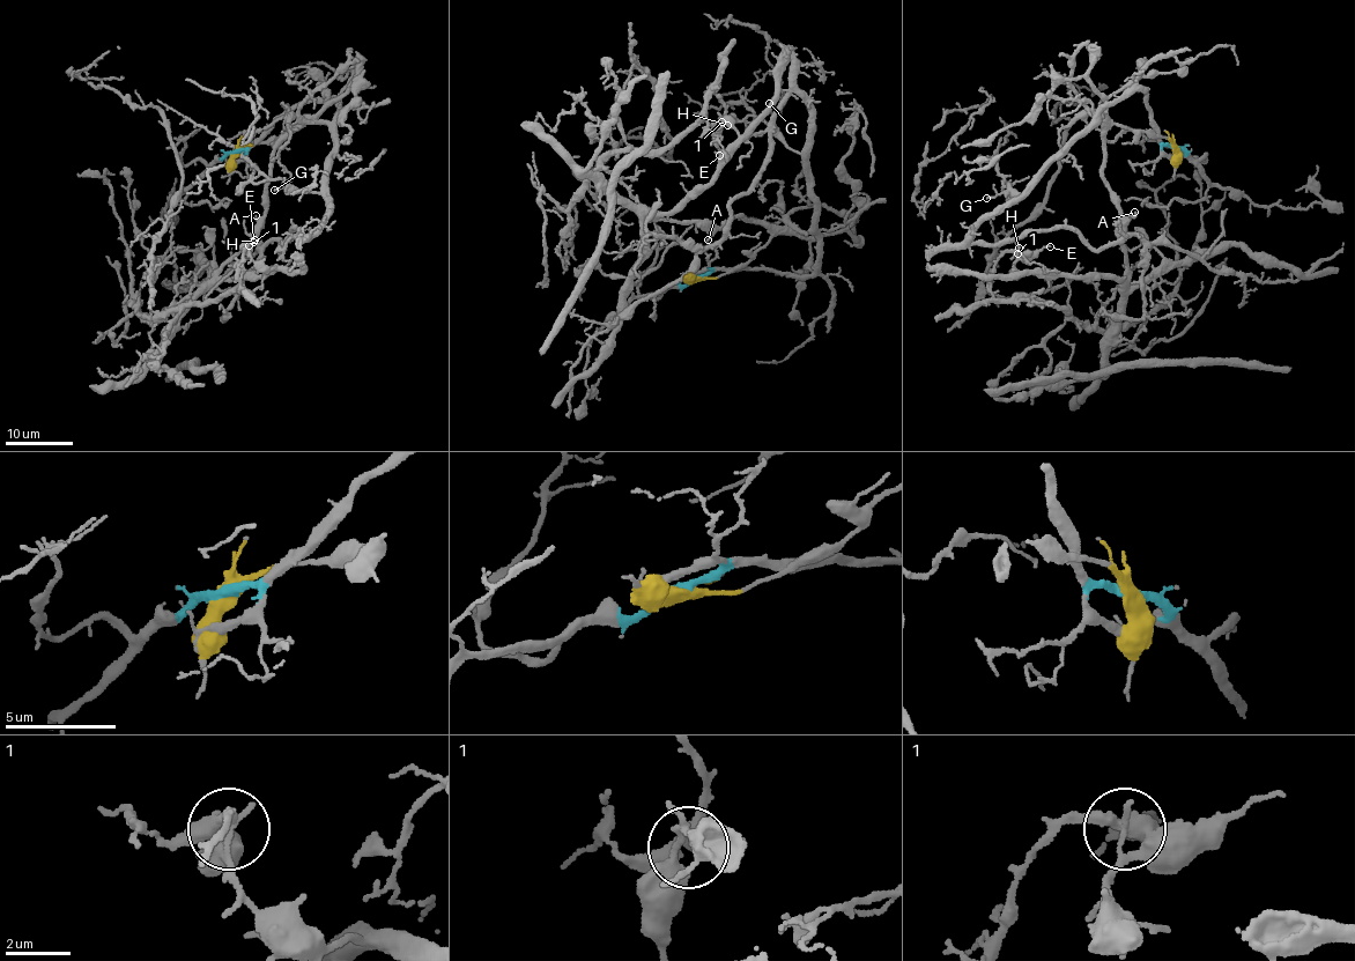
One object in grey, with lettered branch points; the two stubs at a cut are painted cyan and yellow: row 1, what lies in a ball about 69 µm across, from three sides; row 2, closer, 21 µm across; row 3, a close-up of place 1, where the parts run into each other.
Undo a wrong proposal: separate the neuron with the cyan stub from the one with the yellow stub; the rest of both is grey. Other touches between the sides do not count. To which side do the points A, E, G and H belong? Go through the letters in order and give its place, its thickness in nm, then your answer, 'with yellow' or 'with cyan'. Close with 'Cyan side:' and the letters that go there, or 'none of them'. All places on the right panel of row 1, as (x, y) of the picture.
A: place (1134, 212); calibre 110 nm; with yellow
E: place (1050, 246); calibre 120 nm; with yellow
G: place (986, 198); calibre 110 nm; with cyan
H: place (1019, 248); calibre 140 nm; with yellow
Cyan side: G

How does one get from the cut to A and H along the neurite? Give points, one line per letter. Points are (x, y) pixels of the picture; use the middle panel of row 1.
A: (696, 278), (717, 278), (740, 267), (770, 236), (761, 223), (737, 215), (708, 239)
H: (696, 278), (769, 241), (737, 215), (719, 228), (658, 215), (711, 182), (738, 138), (728, 125)

